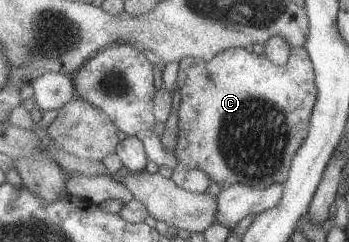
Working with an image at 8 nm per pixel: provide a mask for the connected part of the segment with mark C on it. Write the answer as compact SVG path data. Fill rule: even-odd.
M239 47L228 48L222 50L218 54L214 54L209 60L201 60L200 58L185 57L178 60L178 76L176 83L179 87L180 106L177 111L177 142L173 154L178 160L180 168L194 168L202 170L211 183L216 183L220 188L228 187L230 184L244 184L250 188L266 188L274 182L282 183L286 179L288 168L290 168L290 158L296 154L296 150L300 148L300 144L304 142L306 134L308 134L309 115L316 100L316 88L314 84L314 74L312 72L312 64L308 60L308 54L302 47L289 48L288 60L282 66L272 64L264 54L254 54L250 49Z

